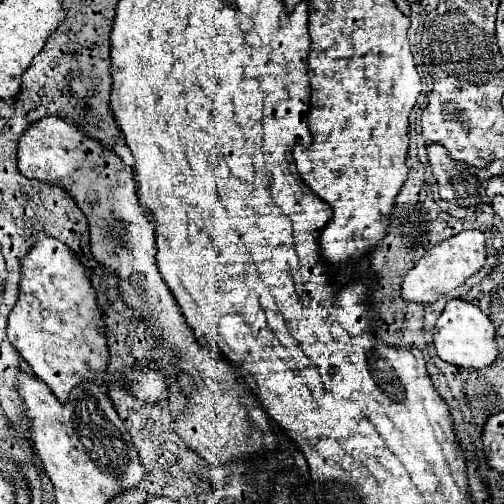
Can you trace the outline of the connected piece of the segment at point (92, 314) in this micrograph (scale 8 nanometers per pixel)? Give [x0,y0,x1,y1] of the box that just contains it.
[6,232,108,402]

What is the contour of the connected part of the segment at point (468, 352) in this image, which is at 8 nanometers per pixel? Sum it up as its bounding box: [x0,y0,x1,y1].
[432,298,498,368]

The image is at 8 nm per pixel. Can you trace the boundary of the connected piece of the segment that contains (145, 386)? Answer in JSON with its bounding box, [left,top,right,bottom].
[126,370,168,402]

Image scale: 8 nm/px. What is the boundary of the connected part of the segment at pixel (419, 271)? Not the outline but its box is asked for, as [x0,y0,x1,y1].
[402,230,486,304]

